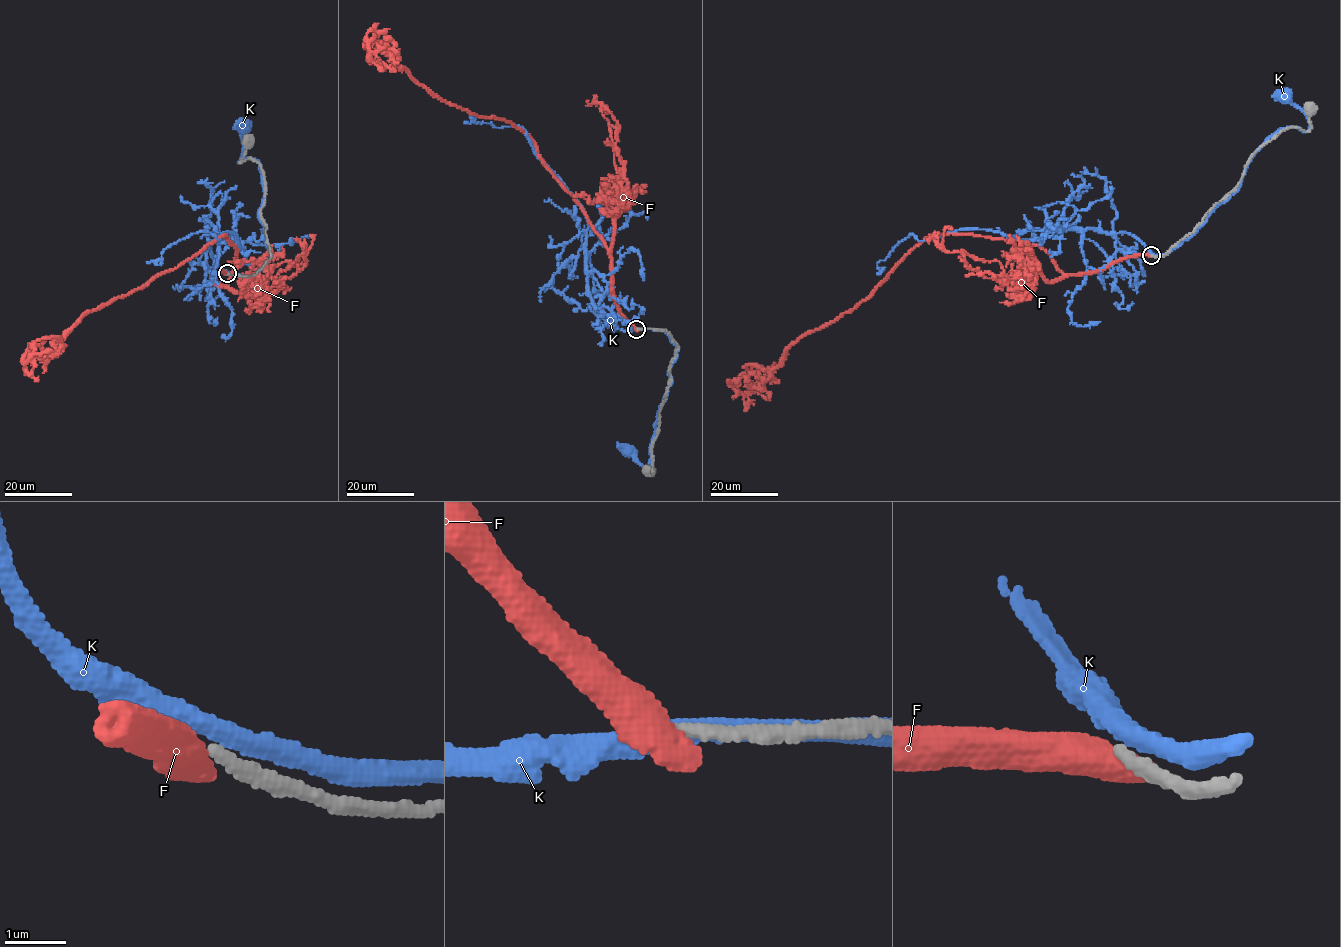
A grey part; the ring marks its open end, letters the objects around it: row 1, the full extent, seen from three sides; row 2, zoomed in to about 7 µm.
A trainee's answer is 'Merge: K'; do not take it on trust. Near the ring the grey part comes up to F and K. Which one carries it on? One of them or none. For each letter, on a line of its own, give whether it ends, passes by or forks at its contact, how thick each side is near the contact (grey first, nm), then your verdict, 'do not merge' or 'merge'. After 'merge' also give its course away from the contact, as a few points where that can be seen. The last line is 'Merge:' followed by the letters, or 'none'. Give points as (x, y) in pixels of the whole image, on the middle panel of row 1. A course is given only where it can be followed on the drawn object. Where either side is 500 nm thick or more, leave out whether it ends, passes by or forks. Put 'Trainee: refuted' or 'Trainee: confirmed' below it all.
F: 200/550 nm | do not merge
K: it passes by | 240/320 nm | do not merge
Merge: none
Trainee: refuted

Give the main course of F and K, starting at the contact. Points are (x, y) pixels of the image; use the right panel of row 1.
F: (1151, 255), (1066, 274), (1036, 245), (935, 233), (780, 363), (745, 365), (759, 375), (746, 403), (743, 393)
K: (1152, 255), (1167, 254), (1194, 233), (1237, 188), (1266, 139), (1289, 126), (1308, 128), (1305, 113), (1283, 97)

